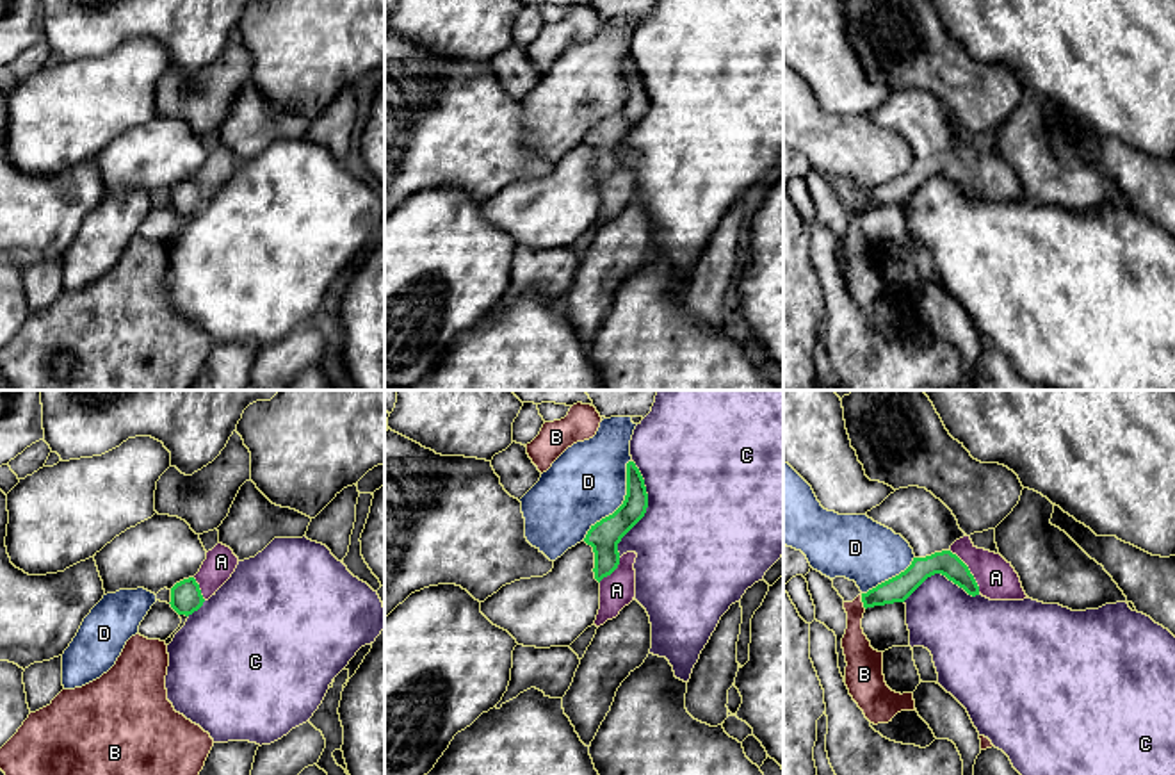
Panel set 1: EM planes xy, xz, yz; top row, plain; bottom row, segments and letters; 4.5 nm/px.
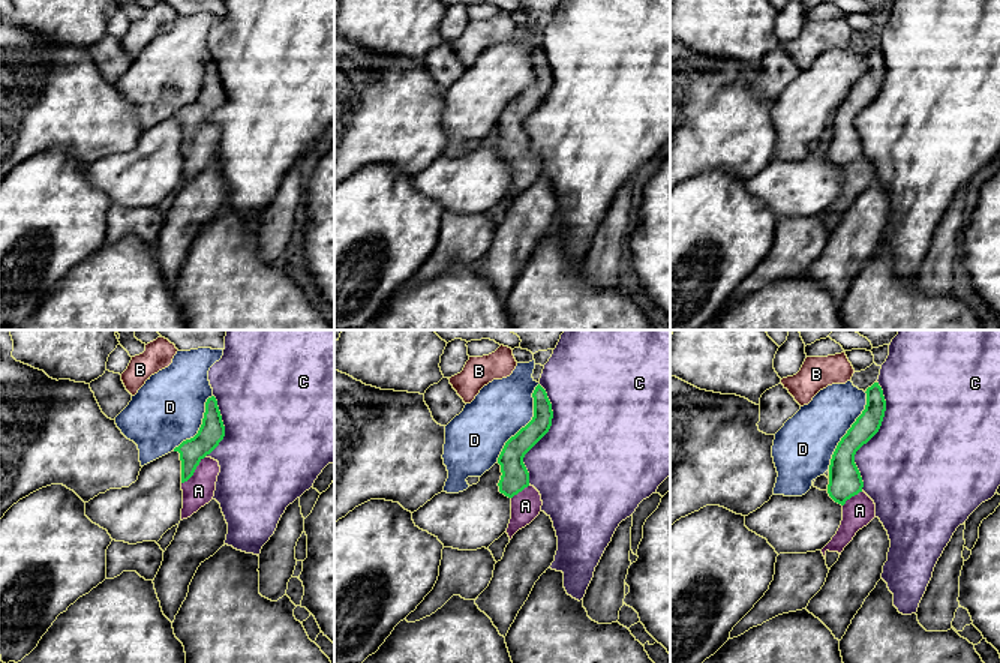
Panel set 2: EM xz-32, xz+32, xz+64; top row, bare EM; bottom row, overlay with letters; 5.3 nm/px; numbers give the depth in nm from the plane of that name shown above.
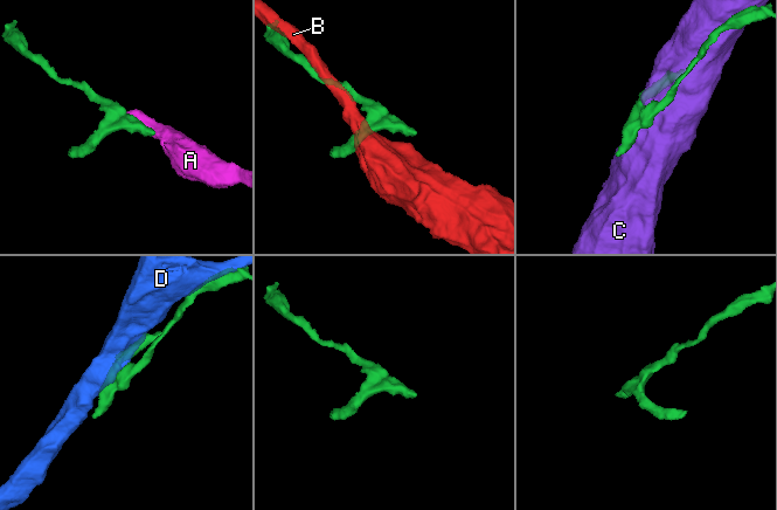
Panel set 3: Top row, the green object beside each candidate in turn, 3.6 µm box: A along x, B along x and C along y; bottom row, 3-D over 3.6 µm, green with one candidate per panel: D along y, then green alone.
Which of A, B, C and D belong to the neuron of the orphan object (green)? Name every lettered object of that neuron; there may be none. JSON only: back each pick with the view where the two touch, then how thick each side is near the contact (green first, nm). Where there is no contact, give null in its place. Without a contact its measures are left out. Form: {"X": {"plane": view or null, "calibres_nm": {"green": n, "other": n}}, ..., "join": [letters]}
{"A": {"plane": "yz", "calibres_nm": {"green": 110, "other": 180}}, "join": ["A"]}

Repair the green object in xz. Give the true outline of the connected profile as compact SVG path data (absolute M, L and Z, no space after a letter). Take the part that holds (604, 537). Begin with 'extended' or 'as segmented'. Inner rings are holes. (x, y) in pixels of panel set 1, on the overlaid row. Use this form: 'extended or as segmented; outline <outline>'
extended; outline M634 461L627 463L627 495L623 504L588 531L584 542L595 552L595 579L600 583L600 609L595 625L612 620L636 597L637 554L618 552L621 538L644 517L648 494L644 479Z

